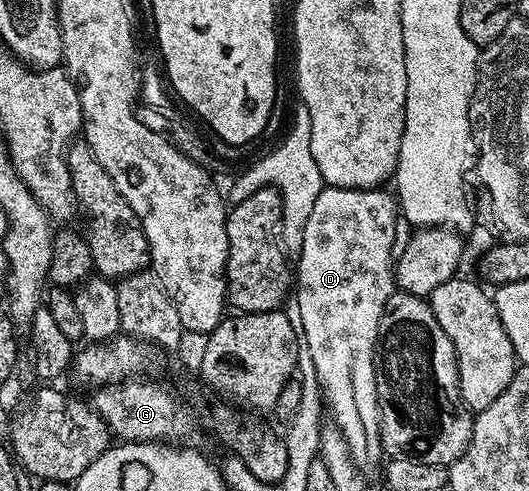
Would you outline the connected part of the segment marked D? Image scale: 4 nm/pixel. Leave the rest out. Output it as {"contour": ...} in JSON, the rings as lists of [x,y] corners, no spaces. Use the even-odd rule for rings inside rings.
{"contour":[[[325,186],[319,192],[319,198],[315,202],[315,208],[307,219],[303,228],[303,244],[295,262],[295,301],[298,304],[299,314],[296,321],[299,323],[299,334],[303,339],[304,349],[311,356],[313,367],[317,373],[317,384],[321,387],[324,405],[333,413],[332,425],[339,428],[343,440],[347,440],[347,448],[351,452],[353,462],[362,468],[373,466],[383,458],[381,449],[381,409],[377,399],[377,329],[379,320],[383,316],[383,308],[387,308],[387,300],[395,293],[395,246],[393,250],[393,237],[397,234],[397,222],[399,223],[399,207],[397,199],[388,189],[374,188],[372,190],[356,190],[355,188],[339,188],[338,186]]]}

